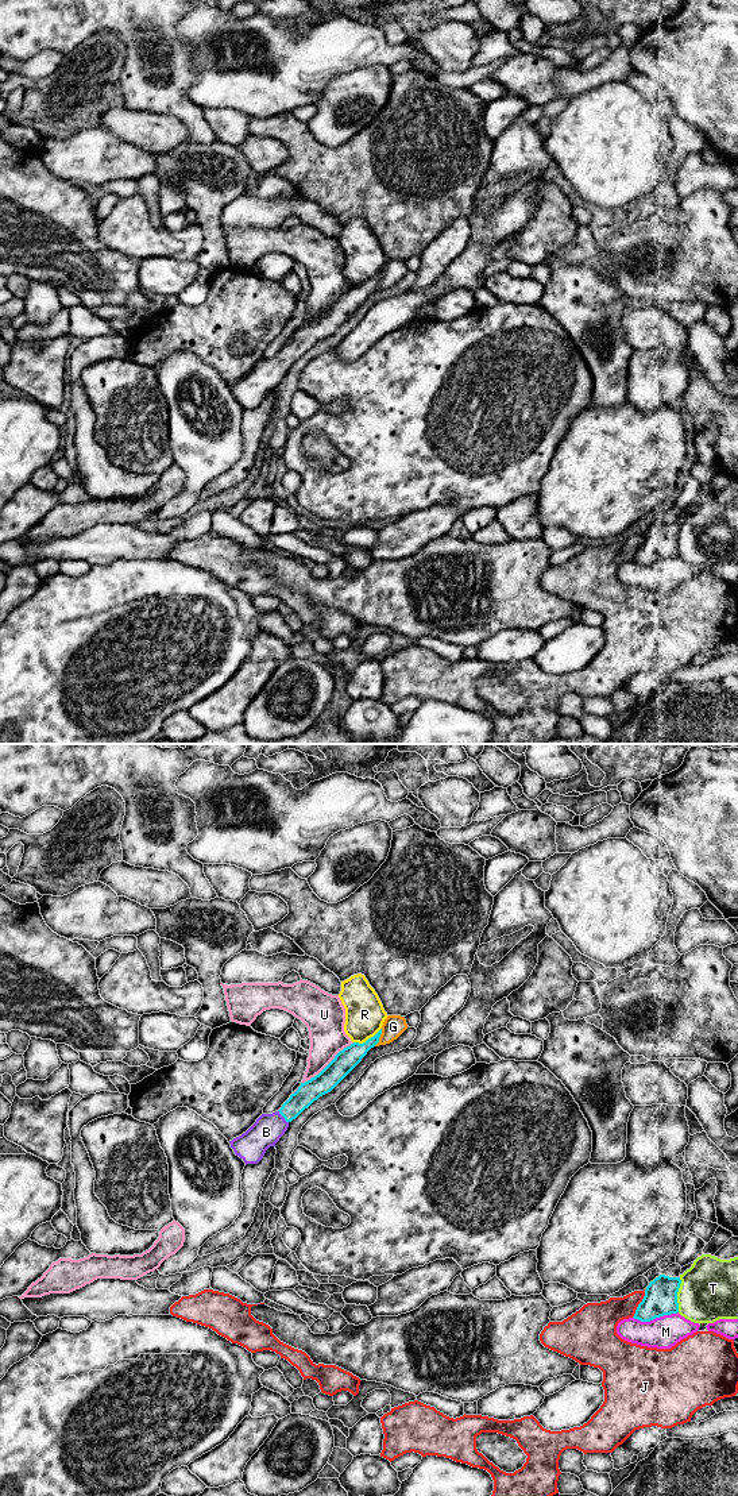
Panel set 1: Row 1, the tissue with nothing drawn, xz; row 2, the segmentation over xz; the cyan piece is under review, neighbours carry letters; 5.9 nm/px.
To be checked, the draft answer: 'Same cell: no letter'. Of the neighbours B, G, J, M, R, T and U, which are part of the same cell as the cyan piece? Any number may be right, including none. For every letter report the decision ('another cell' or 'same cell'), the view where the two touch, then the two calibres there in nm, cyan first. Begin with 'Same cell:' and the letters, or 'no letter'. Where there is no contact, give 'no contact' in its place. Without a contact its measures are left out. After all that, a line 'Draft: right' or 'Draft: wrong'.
Same cell: B
B: same cell | xz | 130/180 nm
G: another cell | xz | 140/130 nm
J: another cell | xz | 200/190 nm
M: another cell | xz | 200/190 nm
R: another cell | xz | 140/240 nm
T: another cell | xz | 200/340 nm
U: another cell | xz | 140/220 nm
Draft: wrong

